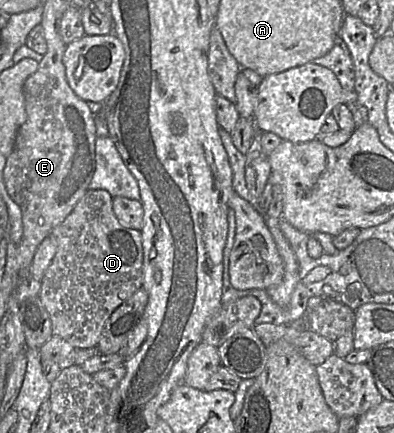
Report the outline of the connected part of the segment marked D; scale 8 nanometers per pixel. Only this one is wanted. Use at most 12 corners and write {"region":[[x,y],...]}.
{"region":[[89,189],[52,229],[53,336],[97,346],[142,287],[140,230]]}

